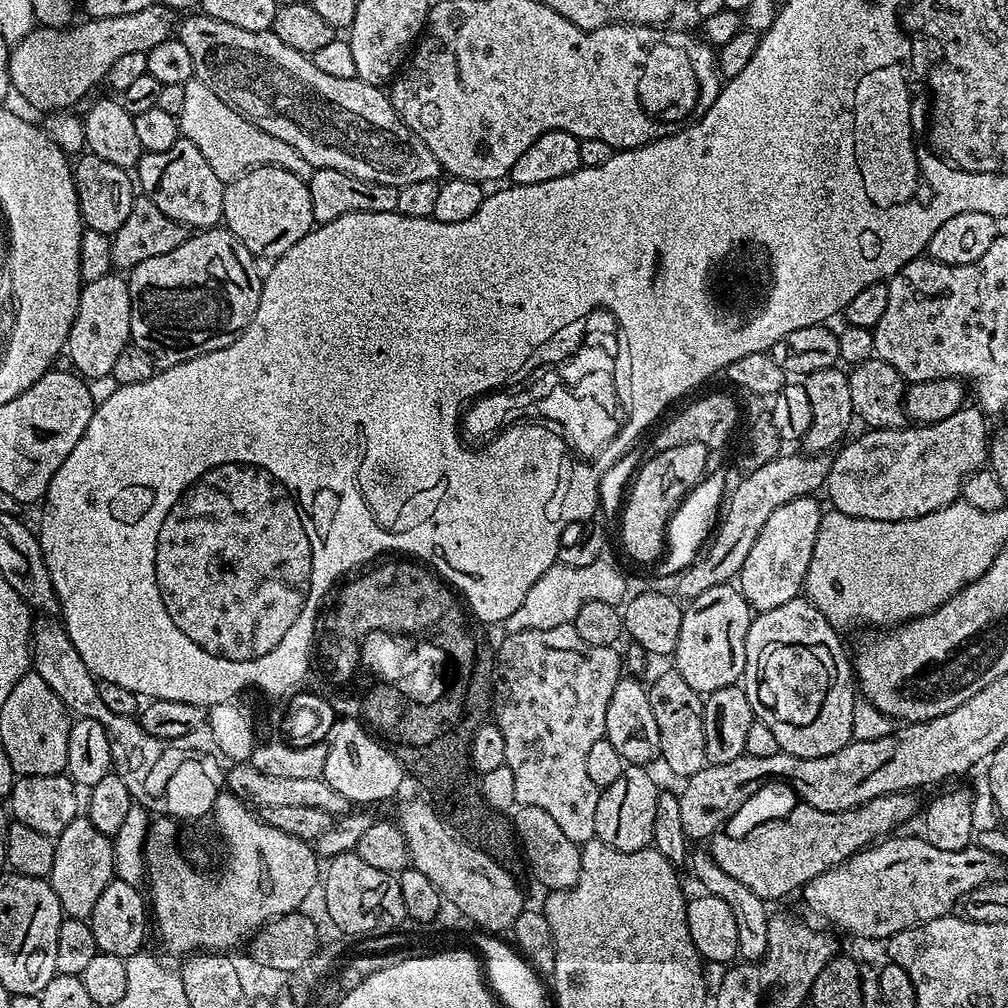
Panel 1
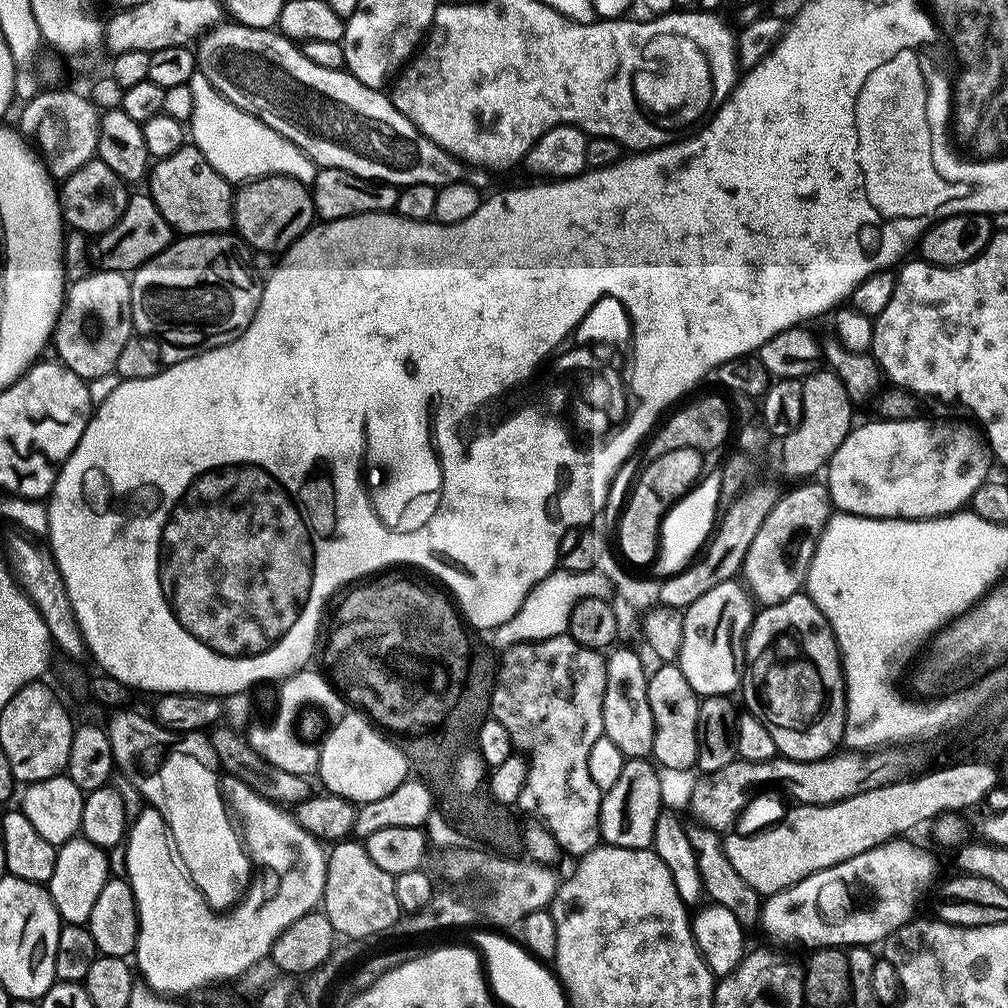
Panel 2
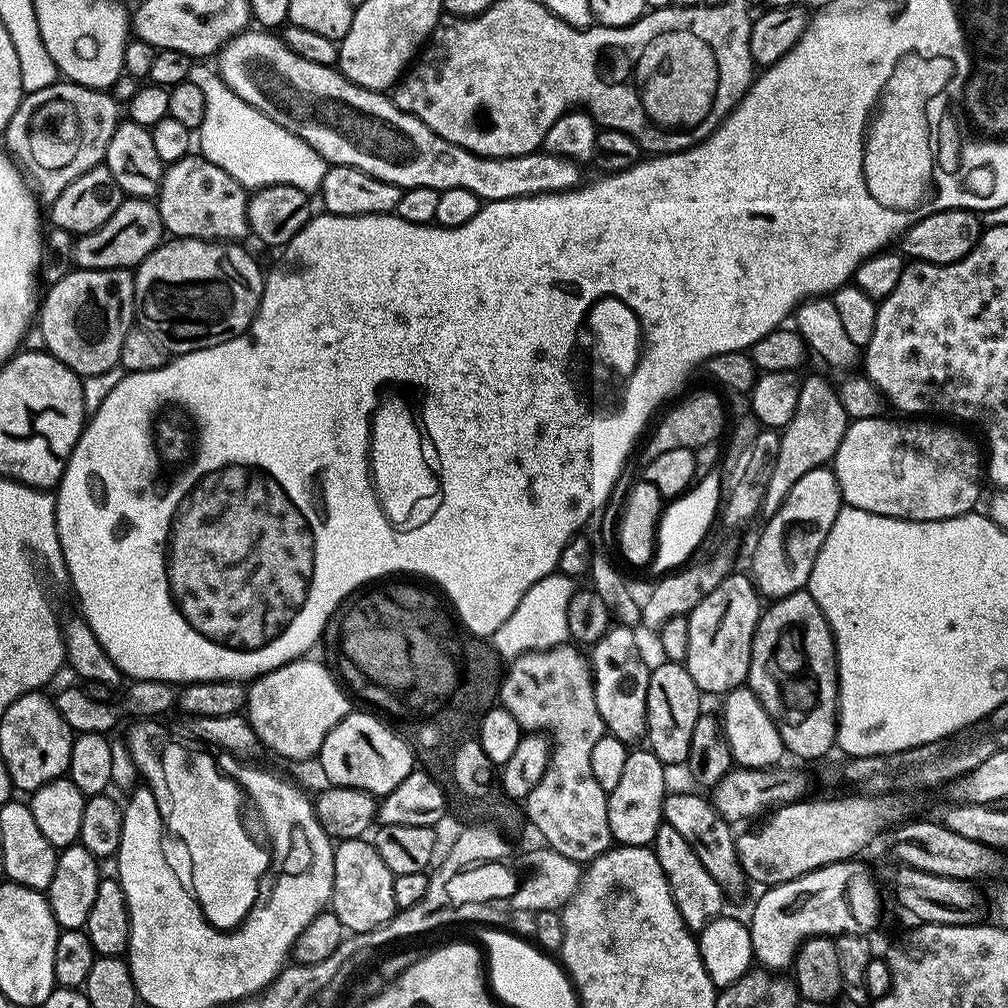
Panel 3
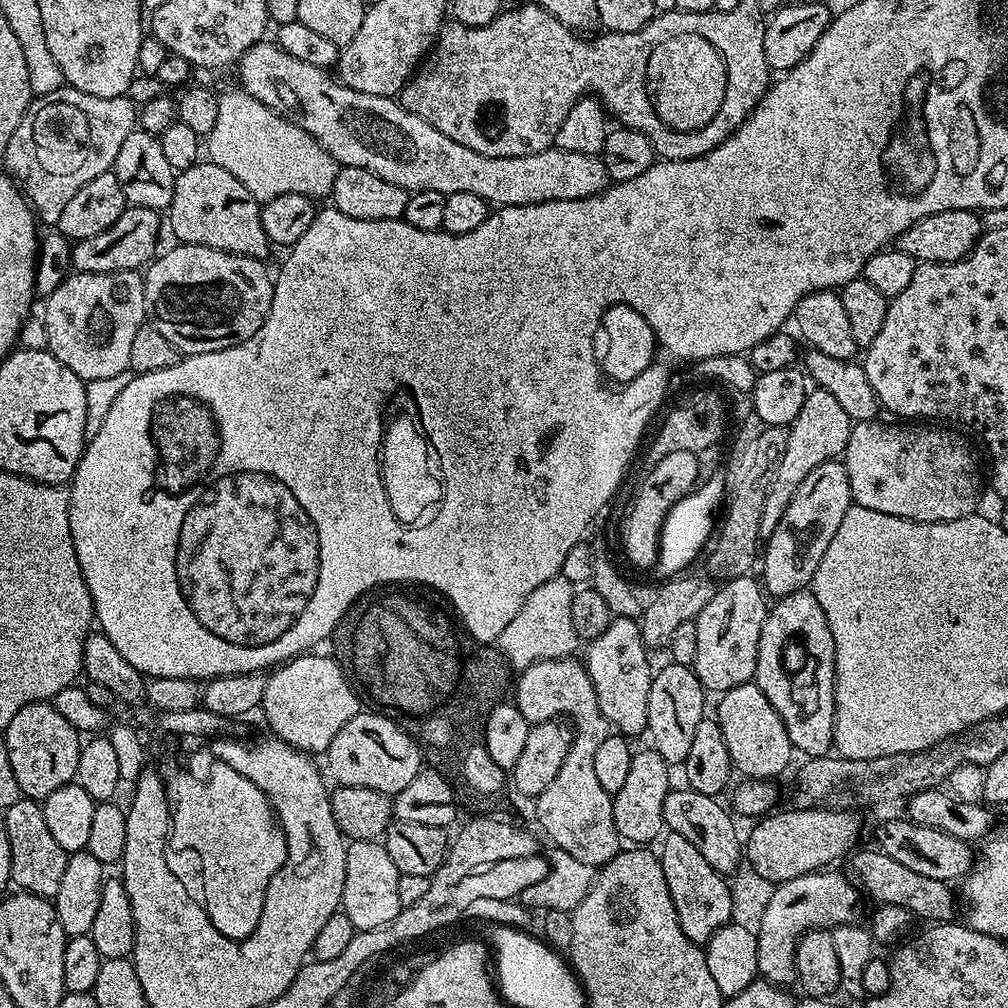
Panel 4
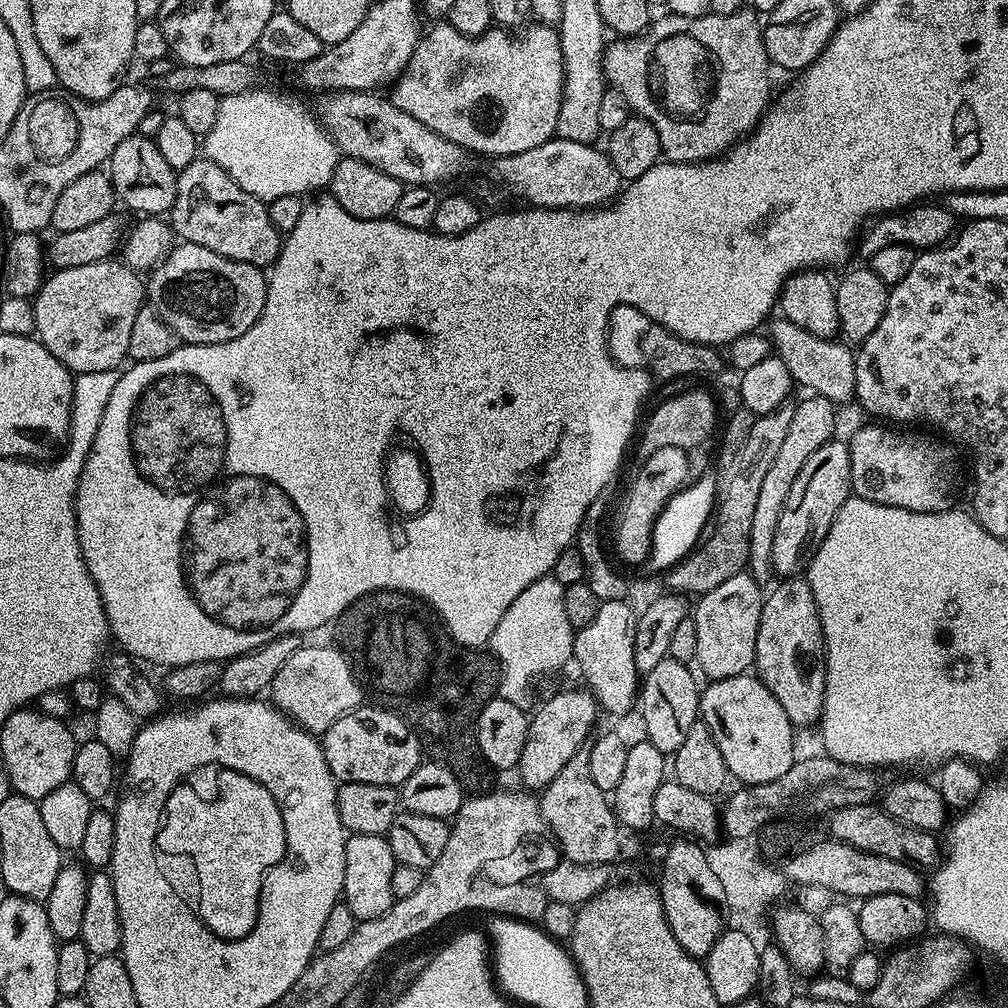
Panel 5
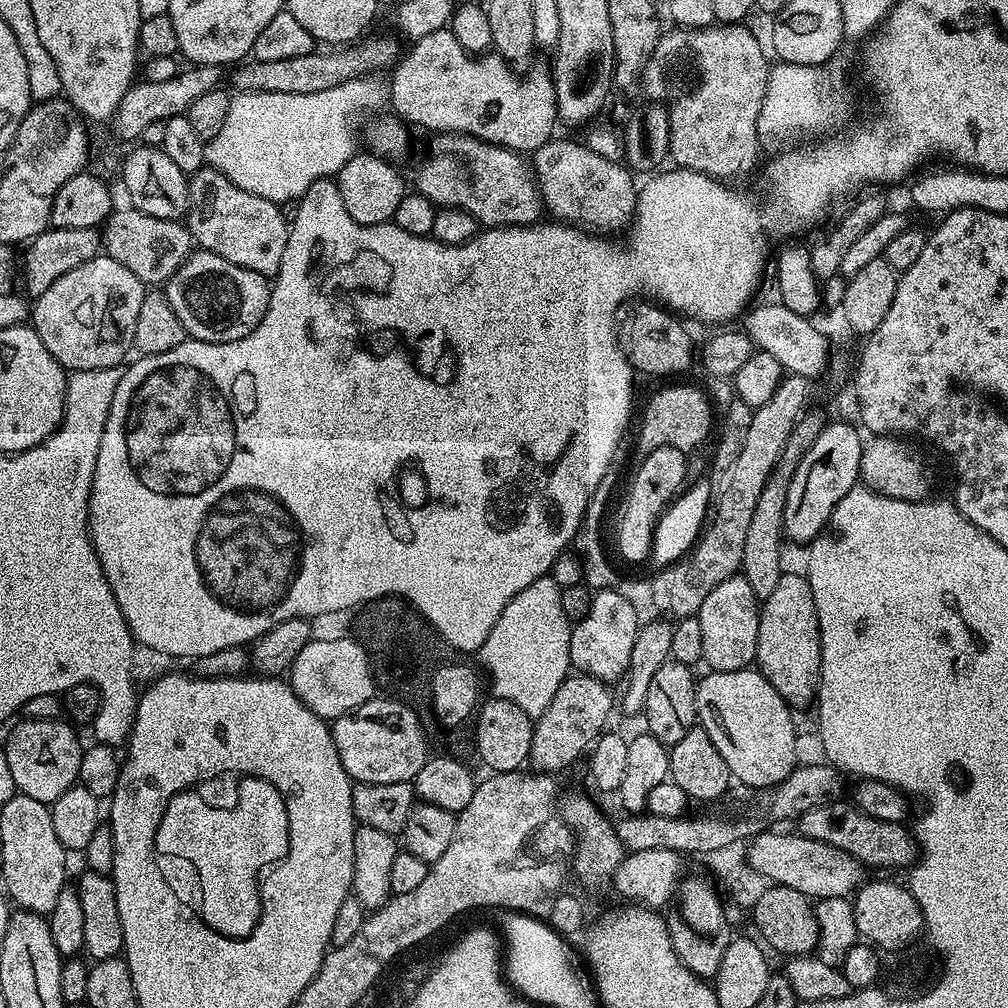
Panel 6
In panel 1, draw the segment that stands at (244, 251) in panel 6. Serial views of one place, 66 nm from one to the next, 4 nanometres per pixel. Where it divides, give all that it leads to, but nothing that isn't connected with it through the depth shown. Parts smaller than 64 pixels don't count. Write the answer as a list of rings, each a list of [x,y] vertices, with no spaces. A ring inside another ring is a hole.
[[[181,138],[170,146],[170,150],[144,152],[134,169],[138,188],[148,197],[166,218],[183,224],[188,230],[203,230],[217,227],[224,219],[222,198],[225,181],[214,174],[210,162],[202,158],[202,150],[194,146],[194,142]]]

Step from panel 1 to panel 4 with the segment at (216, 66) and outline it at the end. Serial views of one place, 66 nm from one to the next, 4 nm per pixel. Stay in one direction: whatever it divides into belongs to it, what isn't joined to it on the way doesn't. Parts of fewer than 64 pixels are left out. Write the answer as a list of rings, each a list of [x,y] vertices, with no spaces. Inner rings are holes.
[[[255,42],[240,52],[239,87],[277,116],[297,124],[307,136],[313,136],[337,165],[370,170],[386,182],[407,188],[409,193],[438,190],[446,197],[467,190],[492,206],[581,200],[603,191],[609,183],[599,155],[587,156],[555,146],[514,158],[478,154],[478,150],[446,138],[442,130],[434,130],[418,114],[410,114],[393,97],[360,93],[325,69],[290,58],[274,42],[264,43]]]

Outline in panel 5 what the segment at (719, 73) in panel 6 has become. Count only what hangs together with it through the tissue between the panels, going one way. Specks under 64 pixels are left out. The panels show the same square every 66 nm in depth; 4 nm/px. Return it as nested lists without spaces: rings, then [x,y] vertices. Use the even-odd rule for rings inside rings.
[[[755,11],[709,14],[698,18],[664,14],[651,24],[658,32],[676,32],[676,28],[692,28],[716,56],[720,56],[720,92],[716,92],[716,104],[708,112],[704,124],[672,124],[664,116],[656,116],[656,108],[644,108],[644,84],[636,80],[636,44],[627,38],[616,38],[604,49],[604,79],[624,95],[626,103],[632,107],[635,115],[648,120],[658,130],[658,142],[665,161],[673,164],[694,164],[705,160],[714,160],[723,156],[729,148],[740,143],[757,124],[769,107],[768,68],[770,61],[764,49],[762,20]]]

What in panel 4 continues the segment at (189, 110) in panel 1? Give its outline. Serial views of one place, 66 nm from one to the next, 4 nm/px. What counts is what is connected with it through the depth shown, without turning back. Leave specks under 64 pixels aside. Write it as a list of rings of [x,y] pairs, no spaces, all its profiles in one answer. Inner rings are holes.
[[[235,90],[236,92],[228,92],[219,97],[216,101],[218,108],[218,116],[214,118],[213,130],[206,137],[206,152],[209,152],[211,163],[222,166],[222,170],[230,170],[230,174],[234,174],[234,178],[238,178],[238,182],[242,182],[242,186],[246,186],[246,190],[250,190],[253,196],[259,198],[261,201],[269,200],[272,196],[278,194],[293,192],[294,194],[302,194],[309,198],[317,198],[316,196],[327,197],[332,187],[332,182],[336,177],[337,163],[332,159],[330,153],[325,152],[324,147],[320,145],[313,136],[307,136],[297,124],[292,124],[289,120],[284,119],[282,116],[277,116],[276,113],[270,111],[262,102],[258,102],[252,96],[248,95],[243,90]]]

